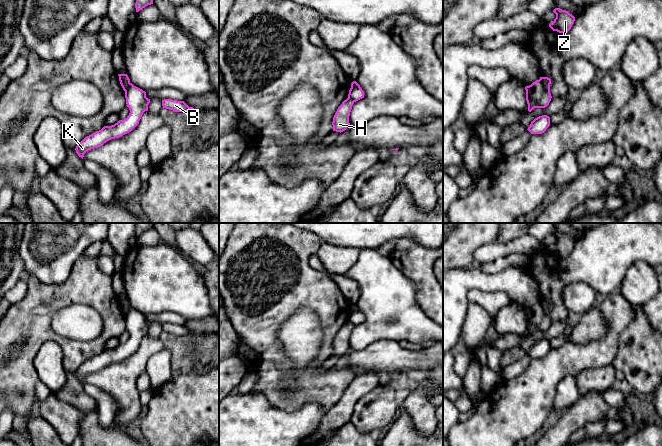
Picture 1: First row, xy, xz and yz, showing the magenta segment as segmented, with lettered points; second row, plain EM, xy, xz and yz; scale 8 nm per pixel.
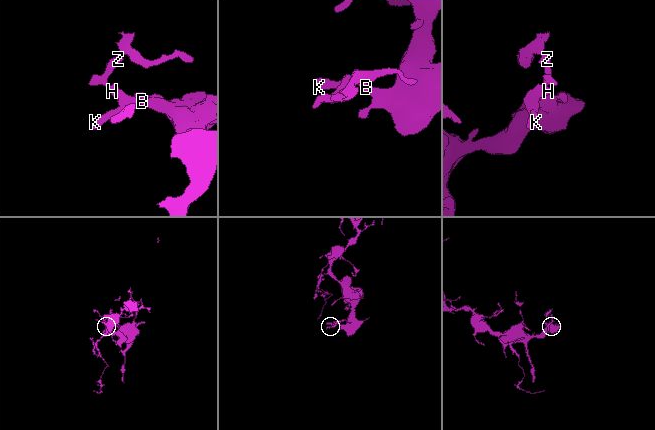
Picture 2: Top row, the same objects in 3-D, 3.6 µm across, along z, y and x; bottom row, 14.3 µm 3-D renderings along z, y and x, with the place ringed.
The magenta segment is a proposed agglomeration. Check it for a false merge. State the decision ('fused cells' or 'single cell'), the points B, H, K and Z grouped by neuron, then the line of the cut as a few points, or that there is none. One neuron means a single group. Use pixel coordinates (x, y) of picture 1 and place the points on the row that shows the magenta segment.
fused cells | B K / H Z | yz (539, 79), (543, 87), (550, 94)

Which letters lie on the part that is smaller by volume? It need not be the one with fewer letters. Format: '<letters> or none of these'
H, Z

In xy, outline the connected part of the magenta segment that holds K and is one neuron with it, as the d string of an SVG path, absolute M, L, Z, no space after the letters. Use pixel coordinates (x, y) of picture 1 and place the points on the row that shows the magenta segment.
M129 84L125 91L126 106L130 113L124 120L119 120L111 126L104 126L101 130L85 137L75 148L76 153L83 159L84 154L91 149L102 146L111 139L122 137L131 132L138 124L145 111L148 111L150 99L146 97L146 92Z

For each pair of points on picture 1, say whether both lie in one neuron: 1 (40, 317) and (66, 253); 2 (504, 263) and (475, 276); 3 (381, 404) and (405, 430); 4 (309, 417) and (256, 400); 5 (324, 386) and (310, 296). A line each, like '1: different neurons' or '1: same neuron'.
1: different neurons
2: different neurons
3: different neurons
4: same neuron
5: same neuron

